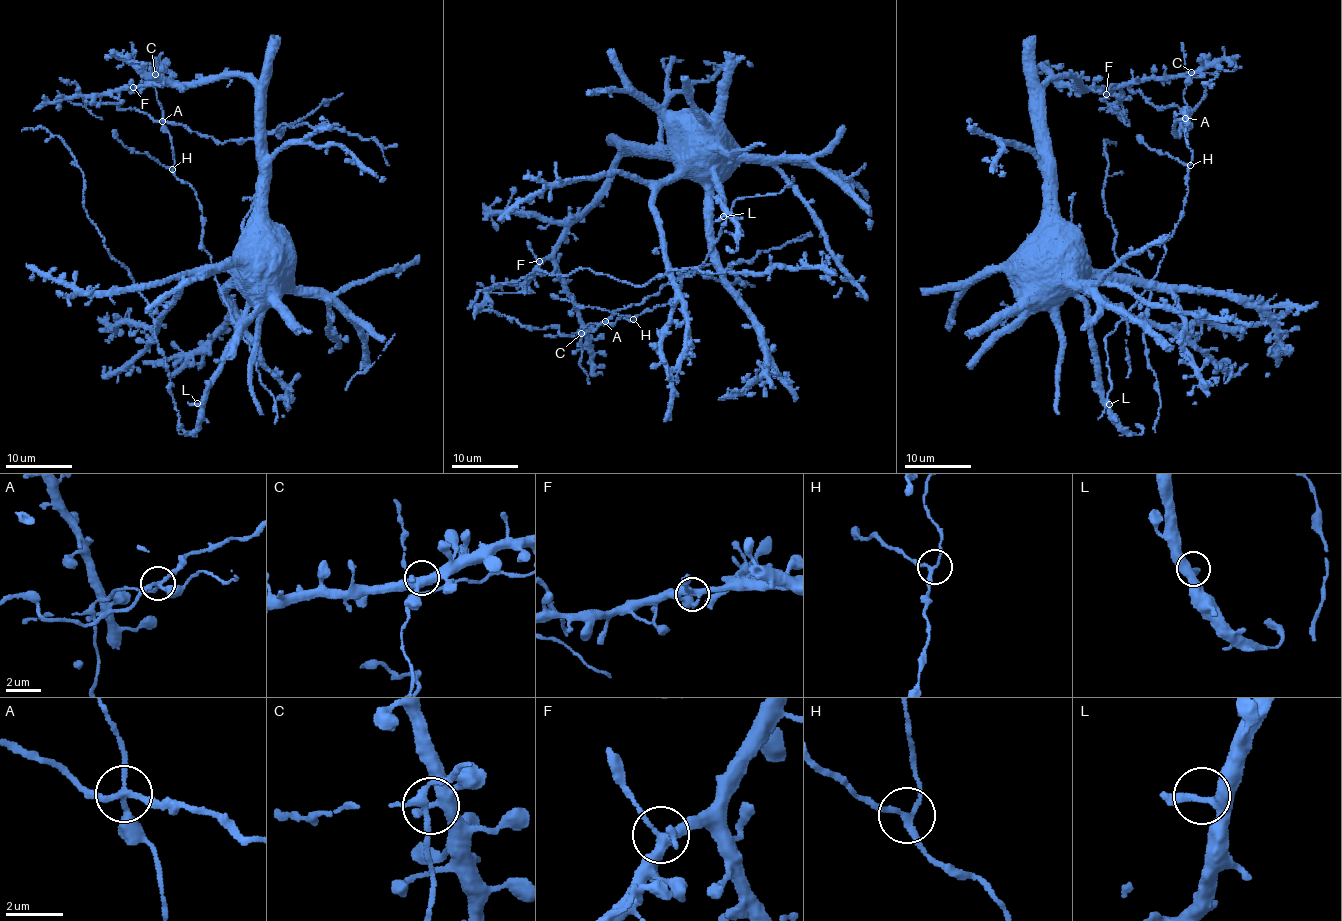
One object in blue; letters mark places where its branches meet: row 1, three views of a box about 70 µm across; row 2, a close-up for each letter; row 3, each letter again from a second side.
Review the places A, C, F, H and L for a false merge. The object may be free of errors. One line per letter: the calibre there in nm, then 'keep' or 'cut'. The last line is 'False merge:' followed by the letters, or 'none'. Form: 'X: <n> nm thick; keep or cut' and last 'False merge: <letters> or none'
A: 220 nm thick; cut
C: 360 nm thick; keep
F: 320 nm thick; keep
H: 170 nm thick; keep
L: 280 nm thick; keep
False merge: A

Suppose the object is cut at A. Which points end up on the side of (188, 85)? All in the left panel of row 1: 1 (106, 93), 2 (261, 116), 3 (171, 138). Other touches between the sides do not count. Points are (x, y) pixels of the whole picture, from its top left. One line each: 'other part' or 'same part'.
1: same part
2: same part
3: same part

